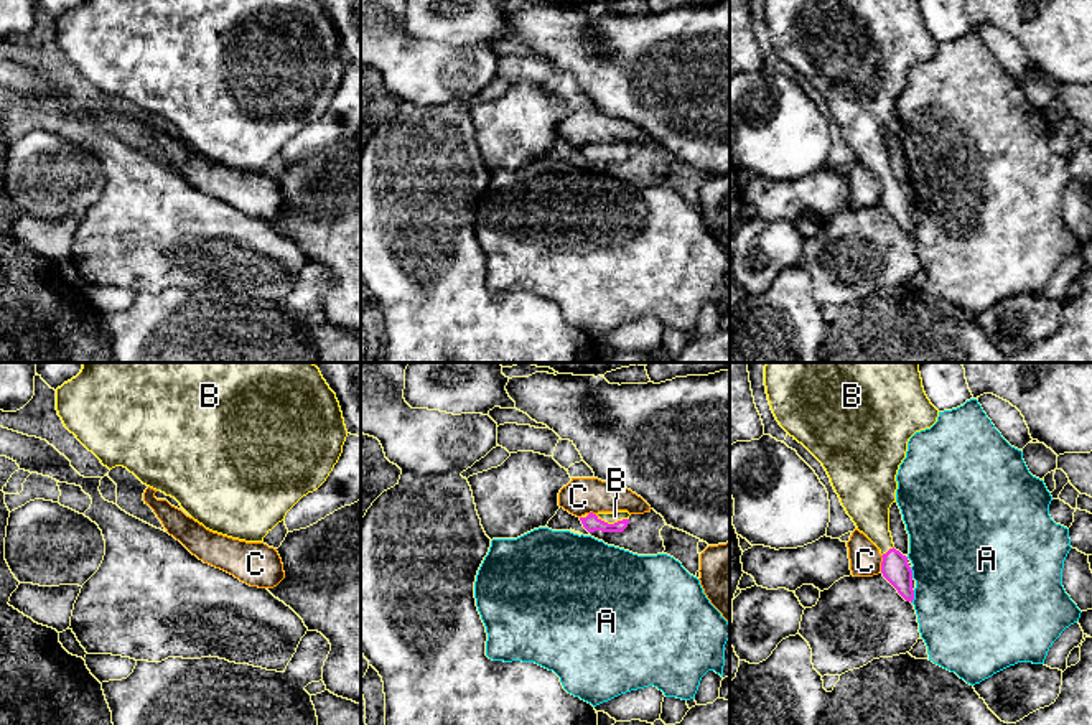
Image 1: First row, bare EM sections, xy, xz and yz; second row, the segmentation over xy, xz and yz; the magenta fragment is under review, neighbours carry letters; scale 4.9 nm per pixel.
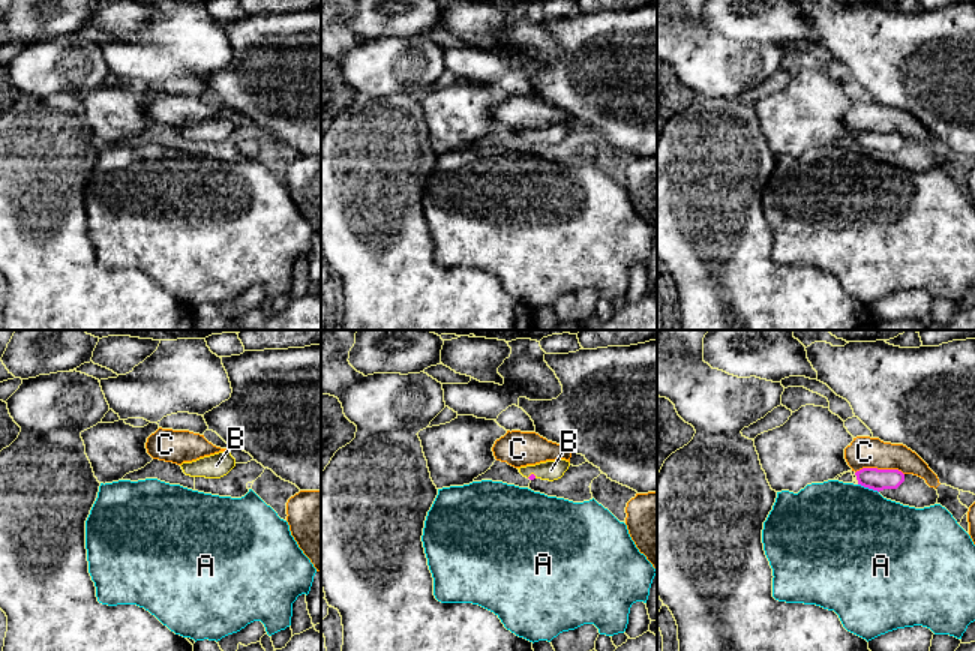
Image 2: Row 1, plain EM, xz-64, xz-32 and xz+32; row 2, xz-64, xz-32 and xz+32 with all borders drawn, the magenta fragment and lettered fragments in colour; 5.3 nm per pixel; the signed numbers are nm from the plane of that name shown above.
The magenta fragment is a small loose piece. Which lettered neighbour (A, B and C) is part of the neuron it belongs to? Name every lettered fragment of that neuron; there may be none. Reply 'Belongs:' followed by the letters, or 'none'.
Belongs: B

